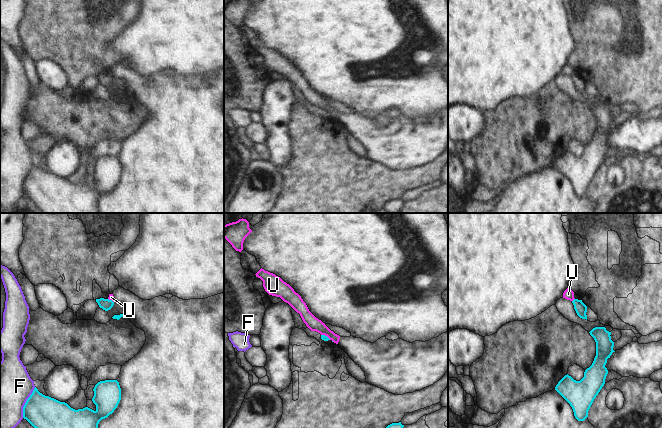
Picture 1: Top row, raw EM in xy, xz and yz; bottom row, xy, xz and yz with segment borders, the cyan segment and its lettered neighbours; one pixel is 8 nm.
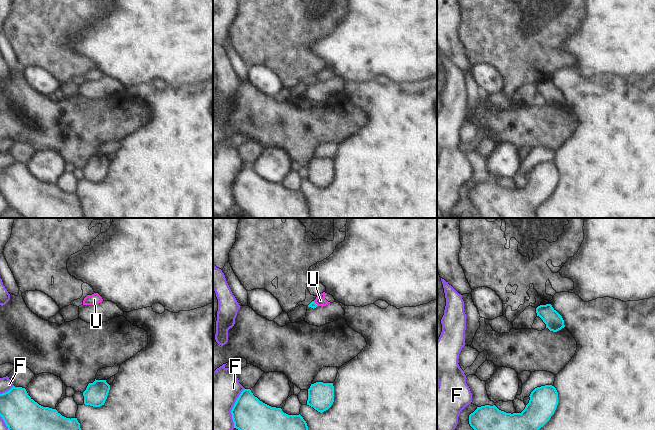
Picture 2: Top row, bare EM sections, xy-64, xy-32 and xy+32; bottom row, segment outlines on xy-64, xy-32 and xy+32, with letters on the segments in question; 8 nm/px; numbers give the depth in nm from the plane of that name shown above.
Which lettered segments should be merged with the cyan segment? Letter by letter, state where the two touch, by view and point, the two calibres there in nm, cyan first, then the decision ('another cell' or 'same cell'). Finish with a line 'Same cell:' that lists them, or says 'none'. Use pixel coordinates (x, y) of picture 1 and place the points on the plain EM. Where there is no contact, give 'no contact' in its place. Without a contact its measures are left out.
F: contact xy (26, 178); calibres 300 and 460 nm; another cell
U: contact yz (573, 76); calibres 90 and 90 nm; another cell
Same cell: none

